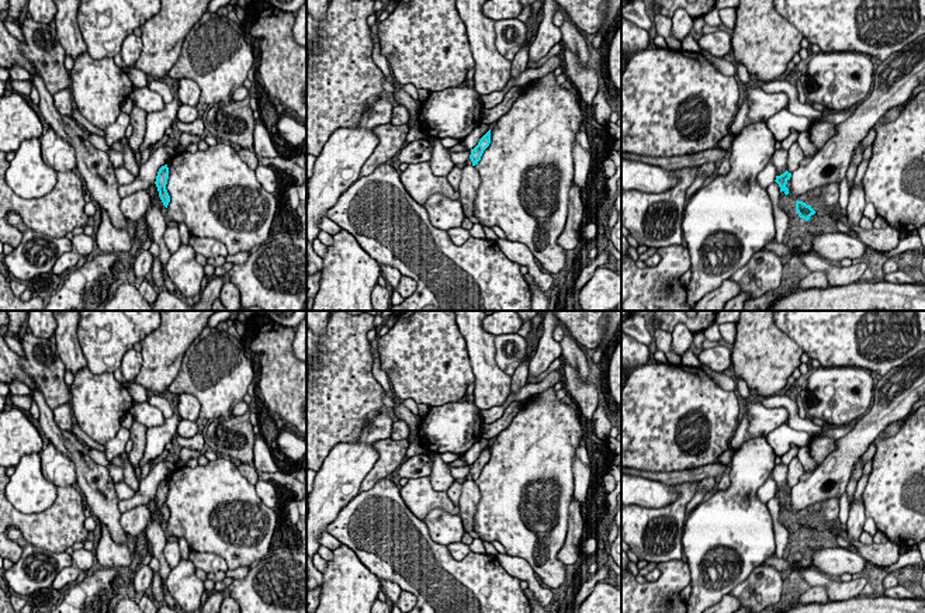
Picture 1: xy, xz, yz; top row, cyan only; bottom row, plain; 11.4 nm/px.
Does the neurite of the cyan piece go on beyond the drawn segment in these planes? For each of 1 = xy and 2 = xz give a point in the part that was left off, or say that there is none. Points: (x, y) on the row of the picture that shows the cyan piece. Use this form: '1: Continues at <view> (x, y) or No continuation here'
1: No continuation here
2: No continuation here

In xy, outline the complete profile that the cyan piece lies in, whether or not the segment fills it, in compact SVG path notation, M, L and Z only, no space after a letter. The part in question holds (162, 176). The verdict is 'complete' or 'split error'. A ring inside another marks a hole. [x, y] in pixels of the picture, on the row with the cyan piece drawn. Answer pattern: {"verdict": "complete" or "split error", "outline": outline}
{"verdict": "complete", "outline": "M164 164L159 169L155 184L157 187L159 197L166 208L170 202L170 195L166 190L167 179L169 179L169 167L167 164Z"}

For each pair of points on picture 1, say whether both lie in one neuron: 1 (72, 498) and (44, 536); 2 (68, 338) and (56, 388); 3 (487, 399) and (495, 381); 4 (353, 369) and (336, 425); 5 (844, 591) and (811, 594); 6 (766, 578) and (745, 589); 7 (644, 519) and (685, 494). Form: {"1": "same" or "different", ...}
{"1": "same", "2": "different", "3": "same", "4": "same", "5": "different", "6": "same", "7": "same"}

